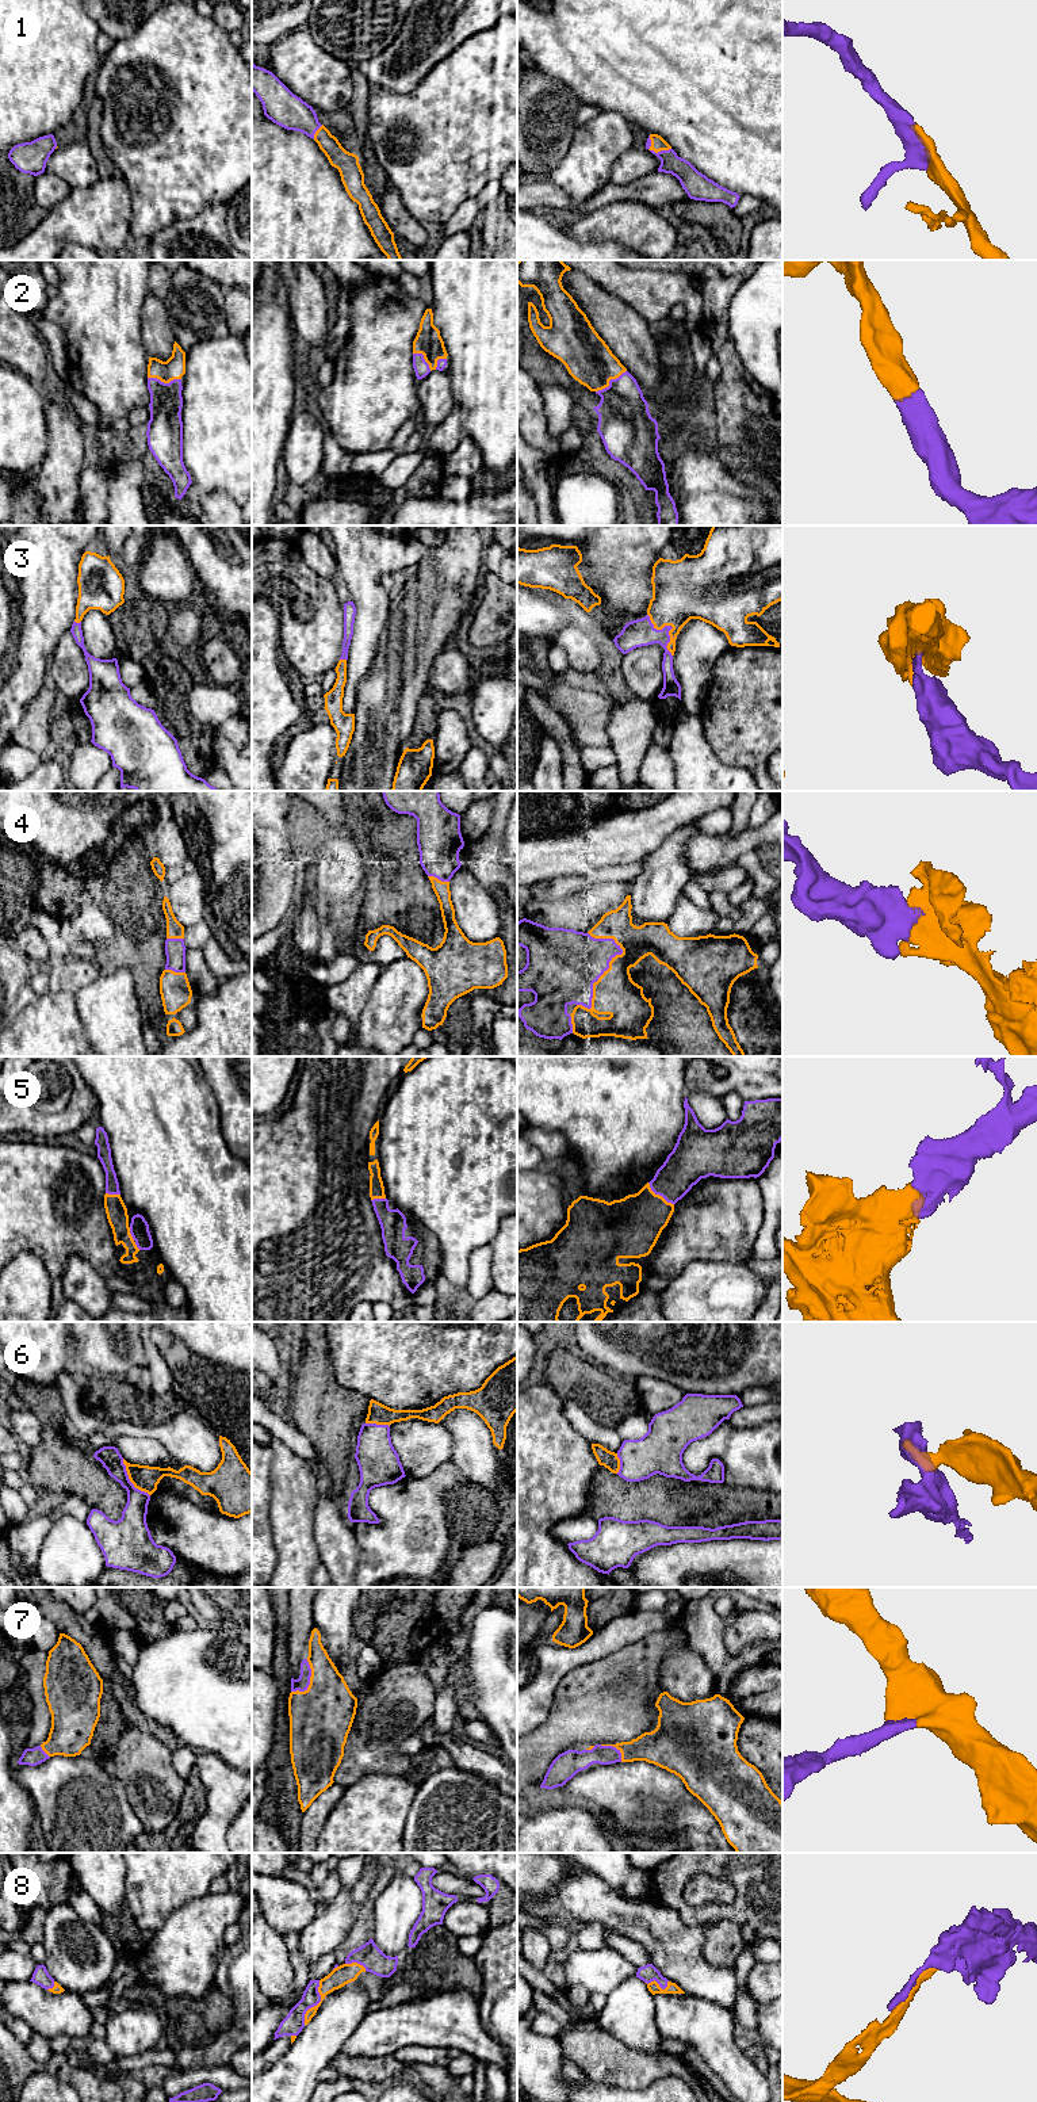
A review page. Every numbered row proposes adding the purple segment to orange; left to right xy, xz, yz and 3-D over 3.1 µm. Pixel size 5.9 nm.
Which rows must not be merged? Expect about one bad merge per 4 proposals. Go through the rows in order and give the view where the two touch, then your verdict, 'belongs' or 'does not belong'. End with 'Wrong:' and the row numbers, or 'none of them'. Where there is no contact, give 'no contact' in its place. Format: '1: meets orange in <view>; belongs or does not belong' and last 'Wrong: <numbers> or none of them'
1: meets orange in yz; belongs
2: meets orange in yz; belongs
3: meets orange in yz; belongs
4: meets orange in yz; belongs
5: meets orange in yz; belongs
6: meets orange in xy; does not belong
7: meets orange in xz; belongs
8: meets orange in xz; belongs
Wrong: 6

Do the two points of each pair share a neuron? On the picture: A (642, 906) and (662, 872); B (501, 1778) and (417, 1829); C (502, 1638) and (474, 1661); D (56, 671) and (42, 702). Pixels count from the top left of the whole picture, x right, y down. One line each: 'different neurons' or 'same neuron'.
A: same neuron
B: different neurons
C: same neuron
D: different neurons

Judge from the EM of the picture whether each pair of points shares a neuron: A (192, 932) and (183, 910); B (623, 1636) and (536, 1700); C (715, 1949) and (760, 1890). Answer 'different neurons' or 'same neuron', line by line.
A: different neurons
B: same neuron
C: different neurons

